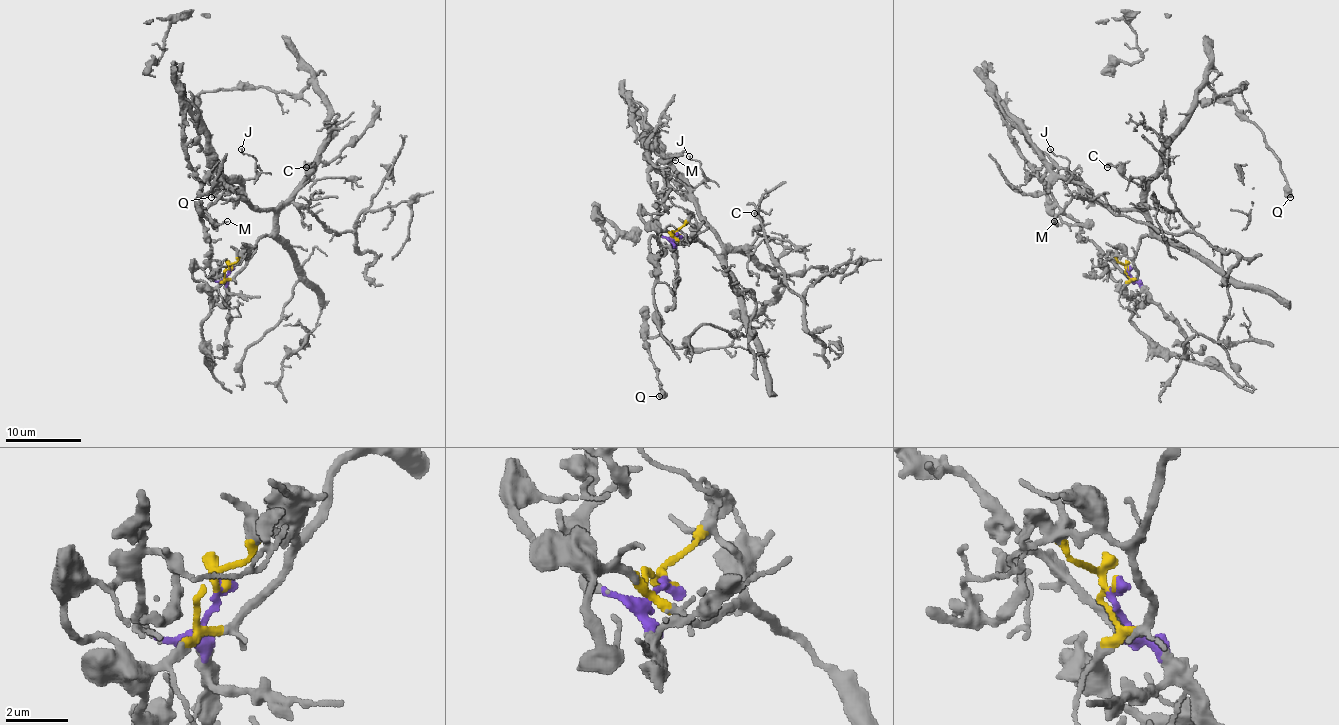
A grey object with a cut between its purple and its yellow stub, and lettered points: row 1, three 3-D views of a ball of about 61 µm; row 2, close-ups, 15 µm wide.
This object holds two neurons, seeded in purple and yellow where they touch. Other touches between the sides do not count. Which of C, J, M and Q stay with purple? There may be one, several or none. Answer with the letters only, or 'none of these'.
M

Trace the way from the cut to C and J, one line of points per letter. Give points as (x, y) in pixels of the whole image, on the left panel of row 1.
C: (230, 269), (239, 258), (249, 258), (256, 243), (271, 233), (273, 216), (305, 184), (313, 165), (305, 167)
J: (230, 269), (273, 231), (273, 212), (256, 209), (247, 197), (243, 184), (256, 175), (256, 159), (241, 148)

